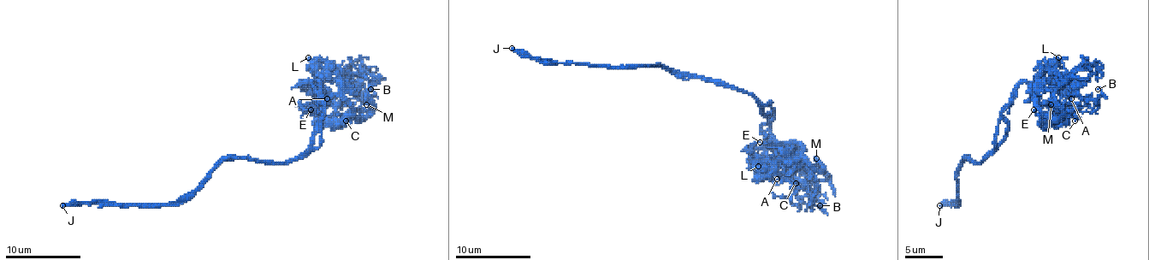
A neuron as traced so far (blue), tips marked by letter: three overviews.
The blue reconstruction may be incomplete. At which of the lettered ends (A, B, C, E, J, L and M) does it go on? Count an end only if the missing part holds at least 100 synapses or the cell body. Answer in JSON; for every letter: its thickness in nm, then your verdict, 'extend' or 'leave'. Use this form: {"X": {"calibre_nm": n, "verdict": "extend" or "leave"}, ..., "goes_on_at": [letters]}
{"A": {"calibre_nm": 120, "verdict": "leave"}, "B": {"calibre_nm": 160, "verdict": "leave"}, "C": {"calibre_nm": 240, "verdict": "leave"}, "E": {"calibre_nm": 150, "verdict": "leave"}, "J": {"calibre_nm": 300, "verdict": "leave"}, "L": {"calibre_nm": 280, "verdict": "leave"}, "M": {"calibre_nm": 320, "verdict": "leave"}, "goes_on_at": []}

